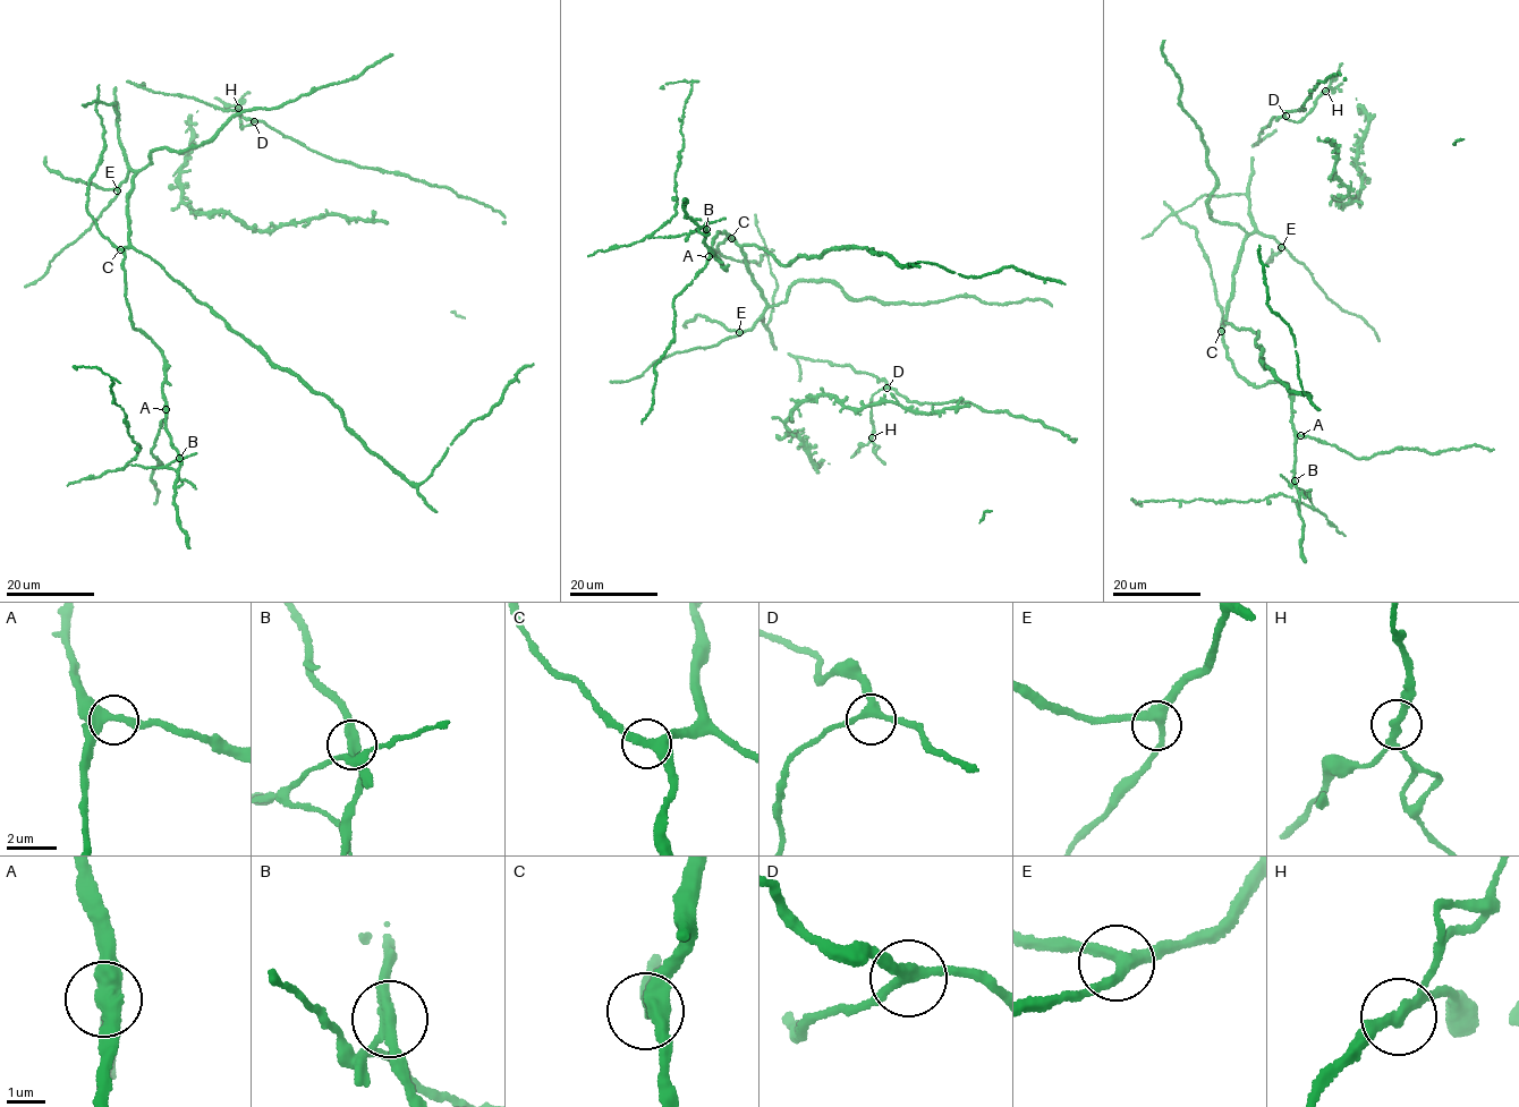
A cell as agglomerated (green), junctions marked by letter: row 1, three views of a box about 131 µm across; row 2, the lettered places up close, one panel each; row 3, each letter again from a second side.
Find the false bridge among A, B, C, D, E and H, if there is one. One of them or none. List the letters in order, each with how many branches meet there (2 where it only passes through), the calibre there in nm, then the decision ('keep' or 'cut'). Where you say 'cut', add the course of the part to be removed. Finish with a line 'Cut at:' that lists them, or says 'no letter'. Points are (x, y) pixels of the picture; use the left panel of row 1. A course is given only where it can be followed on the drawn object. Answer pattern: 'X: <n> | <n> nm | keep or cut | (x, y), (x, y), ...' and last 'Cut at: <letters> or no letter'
A: 3 | 360 nm | keep
B: 3 | 280 nm | cut | (179, 458), (158, 468), (124, 468), (141, 448), (128, 433), (110, 390), (113, 382), (96, 367), (73, 366)
C: 3 | 320 nm | keep
D: 3 | 280 nm | keep
E: 3 | 280 nm | keep
H: 3 | 240 nm | keep
Cut at: B

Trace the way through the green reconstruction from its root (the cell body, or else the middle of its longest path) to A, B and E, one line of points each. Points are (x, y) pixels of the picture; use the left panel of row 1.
A: (121, 147), (128, 169), (135, 173), (127, 203), (125, 297), (132, 325), (164, 358), (166, 409)
B: (121, 147), (128, 169), (135, 173), (127, 203), (125, 297), (132, 325), (164, 358), (166, 432), (179, 458)
E: (121, 147), (129, 169), (117, 190)

